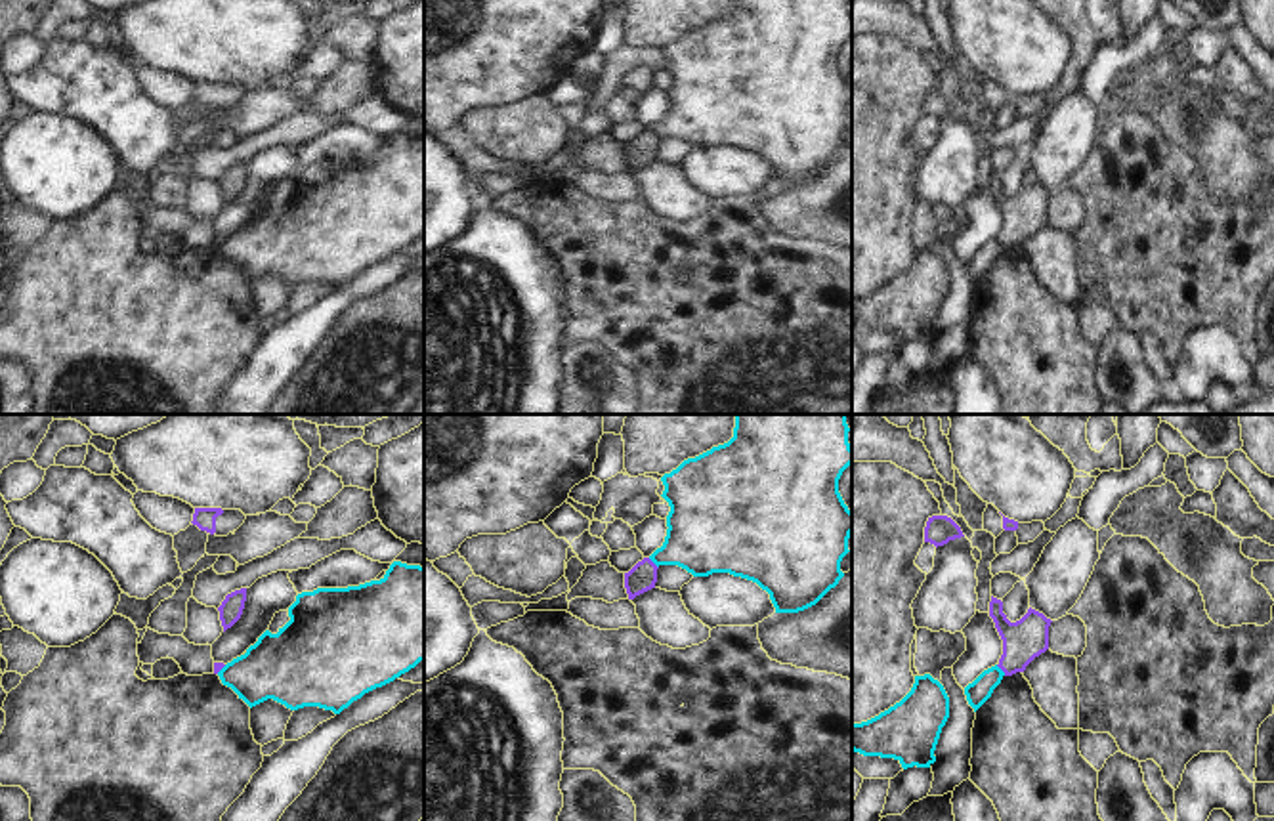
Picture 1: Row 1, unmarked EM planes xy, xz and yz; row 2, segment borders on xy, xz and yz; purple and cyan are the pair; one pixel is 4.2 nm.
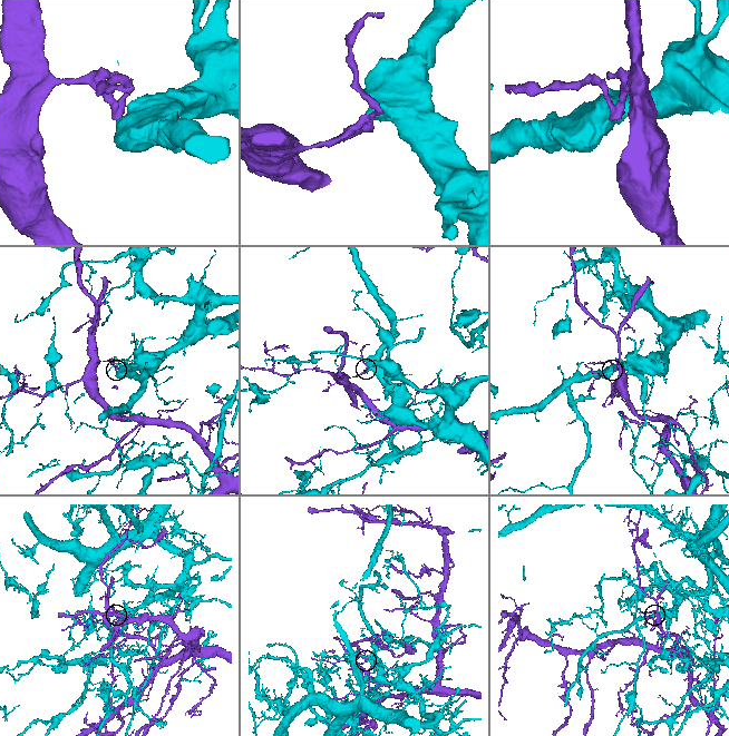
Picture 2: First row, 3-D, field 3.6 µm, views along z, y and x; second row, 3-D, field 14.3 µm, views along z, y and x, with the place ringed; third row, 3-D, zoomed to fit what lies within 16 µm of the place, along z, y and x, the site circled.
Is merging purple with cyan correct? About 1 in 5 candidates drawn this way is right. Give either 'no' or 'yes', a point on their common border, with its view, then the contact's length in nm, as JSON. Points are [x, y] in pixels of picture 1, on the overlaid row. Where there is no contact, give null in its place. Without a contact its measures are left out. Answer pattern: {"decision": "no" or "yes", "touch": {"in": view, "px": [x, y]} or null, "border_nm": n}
{"decision": "no", "touch": {"in": "yz", "px": [1001, 669]}, "border_nm": 60}

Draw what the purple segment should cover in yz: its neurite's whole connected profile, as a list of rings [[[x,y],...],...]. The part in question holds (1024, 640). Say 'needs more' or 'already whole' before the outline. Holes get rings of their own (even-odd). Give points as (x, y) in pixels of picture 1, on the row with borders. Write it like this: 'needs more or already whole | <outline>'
already whole | [[[991,596],[989,617],[1003,640],[1003,655],[997,666],[1005,676],[1024,672],[1035,657],[1049,649],[1049,626],[1052,621],[1043,613],[1030,607],[1020,621],[1010,622],[1003,613],[1003,601]]]

